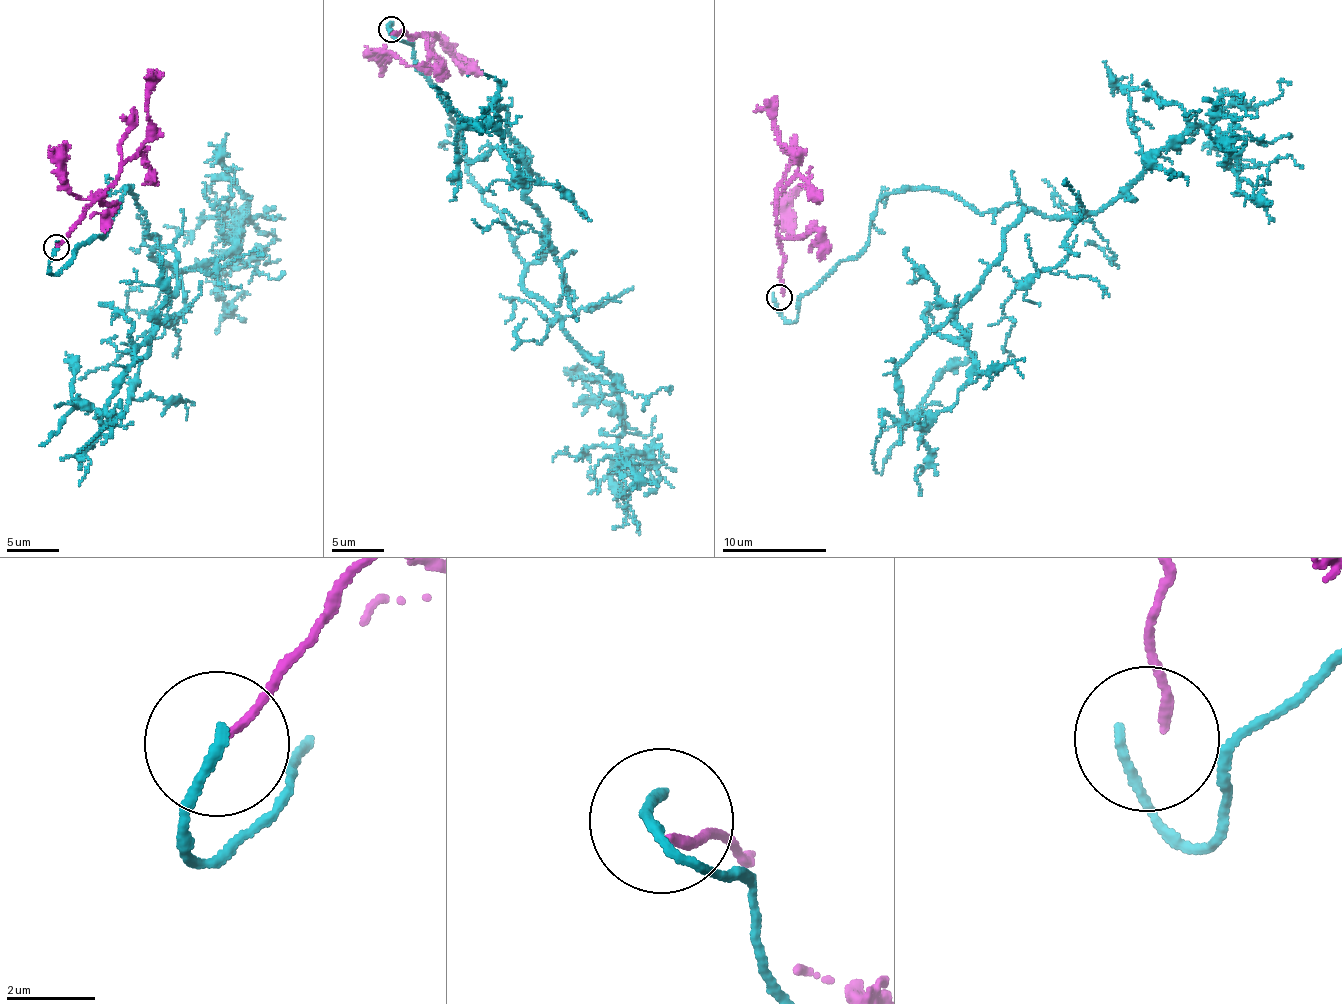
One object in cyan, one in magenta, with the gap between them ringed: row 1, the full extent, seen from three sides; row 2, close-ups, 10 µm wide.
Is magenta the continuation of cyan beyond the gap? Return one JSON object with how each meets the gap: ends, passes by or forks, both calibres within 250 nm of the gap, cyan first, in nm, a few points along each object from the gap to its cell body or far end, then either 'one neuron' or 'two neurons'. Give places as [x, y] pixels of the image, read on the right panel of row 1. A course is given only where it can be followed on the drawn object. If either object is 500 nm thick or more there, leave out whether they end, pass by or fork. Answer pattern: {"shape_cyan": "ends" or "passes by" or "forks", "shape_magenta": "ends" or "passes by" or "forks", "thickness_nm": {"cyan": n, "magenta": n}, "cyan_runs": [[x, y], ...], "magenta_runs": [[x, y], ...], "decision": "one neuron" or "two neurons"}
{"shape_cyan": "ends", "shape_magenta": "ends", "thickness_nm": {"cyan": 280, "magenta": 180}, "cyan_runs": [[775, 298], [793, 321], [890, 193], [1011, 203], [1024, 207], [1002, 256], [897, 368], [912, 419], [974, 352]], "magenta_runs": [[783, 296], [783, 254], [777, 215], [779, 195], [798, 165], [780, 141], [775, 121], [765, 110], [754, 111]], "decision": "two neurons"}

